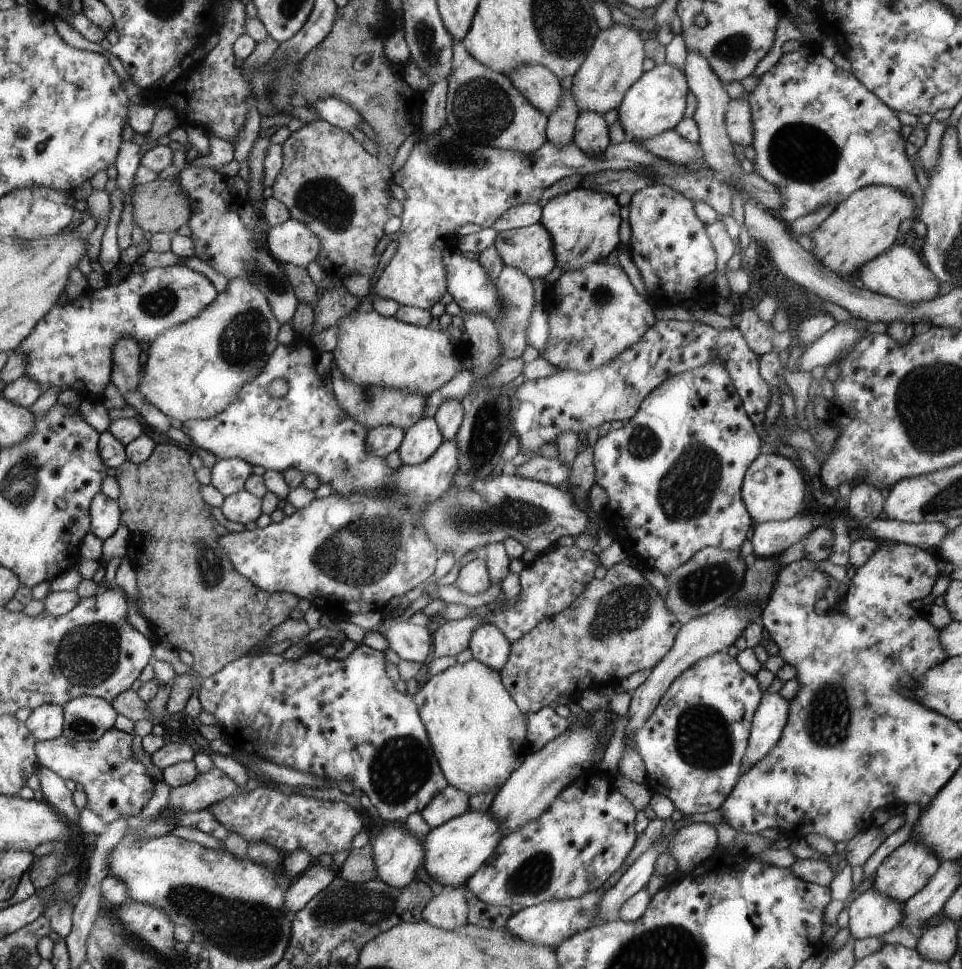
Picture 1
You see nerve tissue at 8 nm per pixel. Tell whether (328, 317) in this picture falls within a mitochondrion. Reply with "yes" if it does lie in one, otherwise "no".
no

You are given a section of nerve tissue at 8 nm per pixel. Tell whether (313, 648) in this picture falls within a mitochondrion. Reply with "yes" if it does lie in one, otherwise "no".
no

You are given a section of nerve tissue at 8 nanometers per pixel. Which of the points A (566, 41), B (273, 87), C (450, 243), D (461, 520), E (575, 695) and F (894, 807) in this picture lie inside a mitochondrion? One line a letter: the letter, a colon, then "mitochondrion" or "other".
A: mitochondrion
B: mitochondrion
C: other
D: mitochondrion
E: other
F: other

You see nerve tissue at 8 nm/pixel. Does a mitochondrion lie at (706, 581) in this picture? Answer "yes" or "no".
yes

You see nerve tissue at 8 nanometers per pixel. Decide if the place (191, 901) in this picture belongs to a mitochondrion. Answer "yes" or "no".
yes

